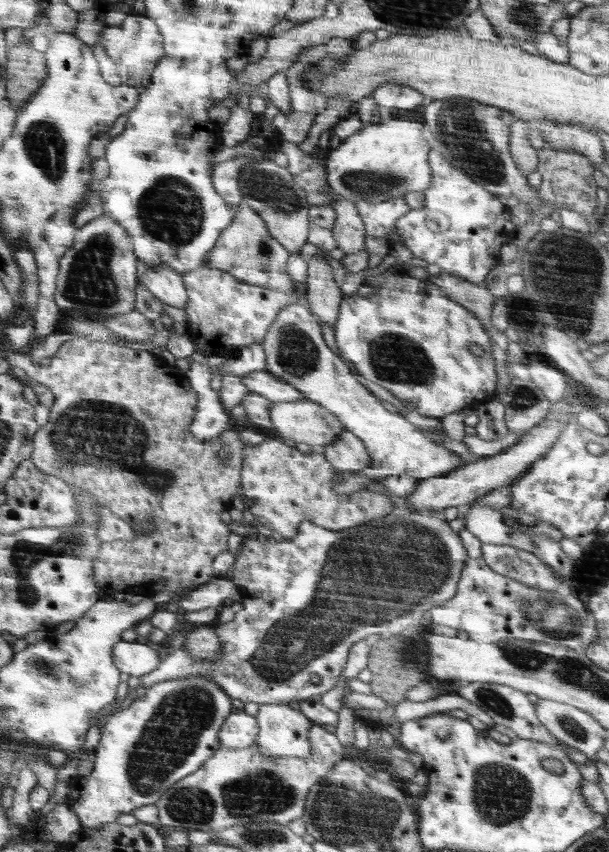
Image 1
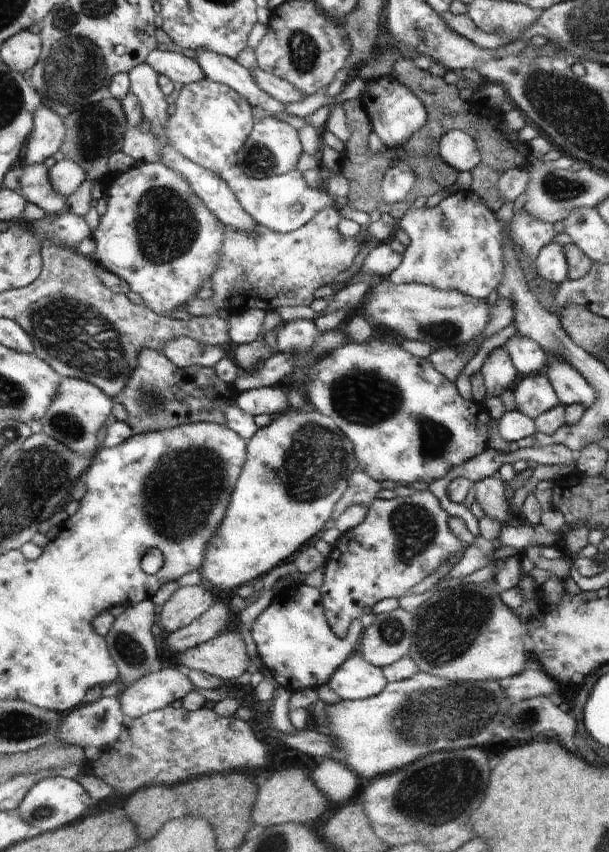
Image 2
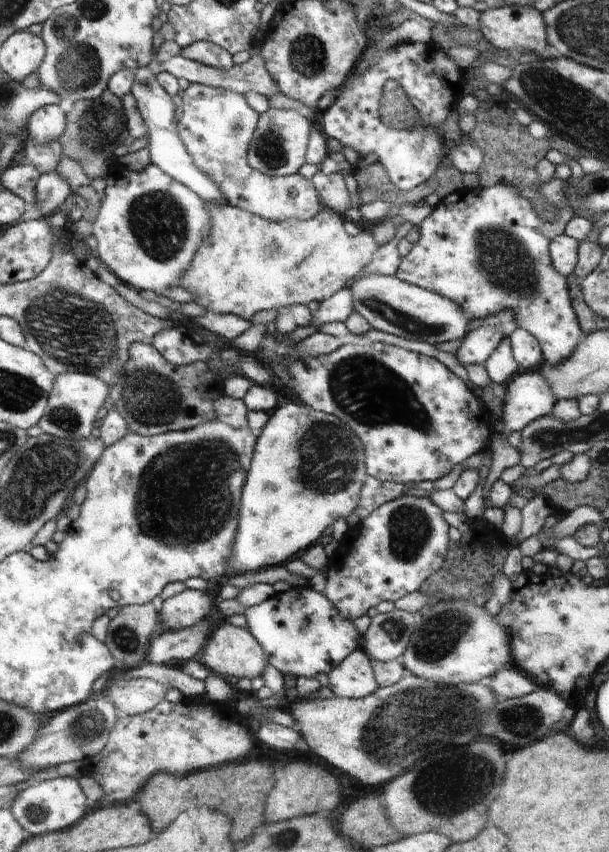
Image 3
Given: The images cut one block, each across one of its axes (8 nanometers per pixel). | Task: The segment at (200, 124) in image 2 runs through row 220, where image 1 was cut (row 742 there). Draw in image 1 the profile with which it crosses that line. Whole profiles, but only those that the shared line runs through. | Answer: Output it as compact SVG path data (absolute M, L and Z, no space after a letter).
M289 703L261 704L255 717L259 724L259 732L252 746L256 746L265 757L284 760L288 757L312 756L313 742L311 742L310 730L313 724L296 705Z

